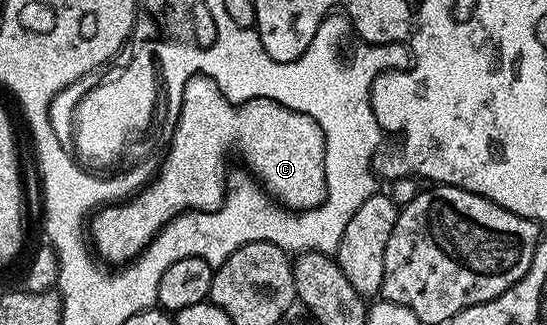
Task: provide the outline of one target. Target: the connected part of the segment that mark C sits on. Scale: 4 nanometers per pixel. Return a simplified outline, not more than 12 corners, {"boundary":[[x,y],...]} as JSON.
{"boundary":[[191,77],[152,181],[90,218],[104,262],[220,209],[234,149],[282,208],[327,200],[323,133]]}

